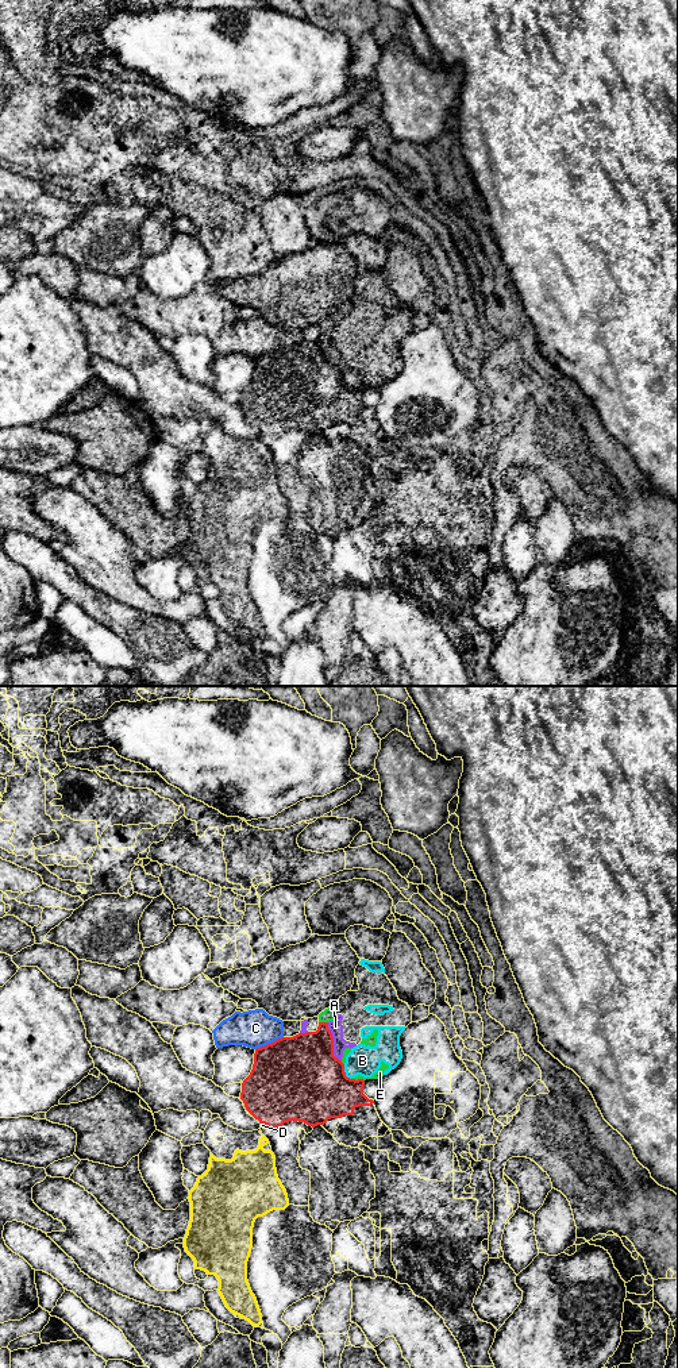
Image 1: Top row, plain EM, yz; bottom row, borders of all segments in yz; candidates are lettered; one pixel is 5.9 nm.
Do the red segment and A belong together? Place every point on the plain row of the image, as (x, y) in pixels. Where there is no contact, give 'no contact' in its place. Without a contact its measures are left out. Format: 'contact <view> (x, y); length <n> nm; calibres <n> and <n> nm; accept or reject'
contact yz (332, 351); length 240 nm; calibres 420 and 80 nm; reject

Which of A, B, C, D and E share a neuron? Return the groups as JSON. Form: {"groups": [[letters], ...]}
{"groups": [["A", "B", "E"], ["C"], ["D"]]}

